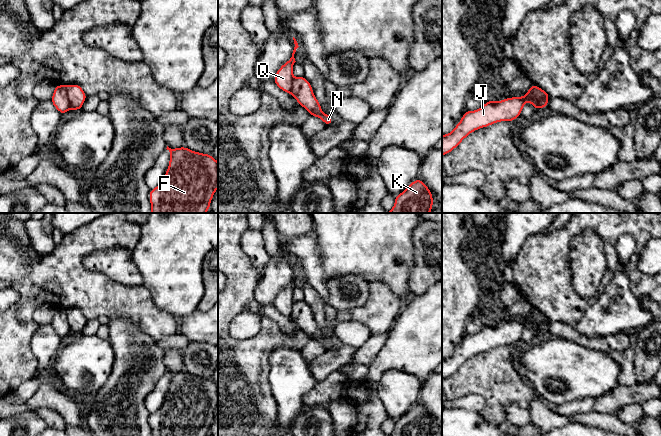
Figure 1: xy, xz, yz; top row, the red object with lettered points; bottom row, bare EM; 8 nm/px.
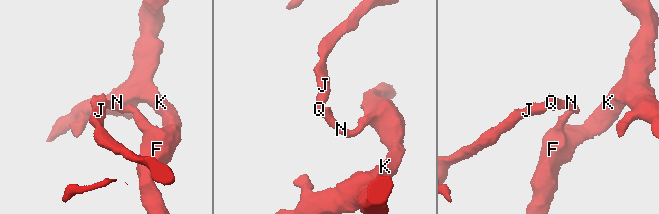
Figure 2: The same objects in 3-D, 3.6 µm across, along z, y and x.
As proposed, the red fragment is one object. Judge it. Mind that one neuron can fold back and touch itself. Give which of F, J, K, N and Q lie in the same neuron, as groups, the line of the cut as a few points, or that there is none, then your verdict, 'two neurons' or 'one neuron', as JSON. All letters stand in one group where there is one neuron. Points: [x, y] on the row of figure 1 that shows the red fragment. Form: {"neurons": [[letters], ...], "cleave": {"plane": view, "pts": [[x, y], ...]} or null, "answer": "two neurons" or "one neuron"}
{"neurons": [["F", "K", "N"], ["J", "Q"]], "cleave": {"plane": "xy", "pts": [[65, 86], [71, 108]]}, "answer": "two neurons"}

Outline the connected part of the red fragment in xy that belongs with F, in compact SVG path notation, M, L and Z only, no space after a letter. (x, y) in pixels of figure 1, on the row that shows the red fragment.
M167 146L166 149L170 152L170 161L164 180L149 192L151 213L206 213L218 188L218 162L211 154L192 151L185 146L175 149Z

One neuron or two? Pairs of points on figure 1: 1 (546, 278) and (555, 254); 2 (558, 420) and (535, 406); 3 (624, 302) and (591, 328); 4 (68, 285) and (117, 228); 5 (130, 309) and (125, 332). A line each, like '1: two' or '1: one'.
1: one
2: one
3: one
4: one
5: two

